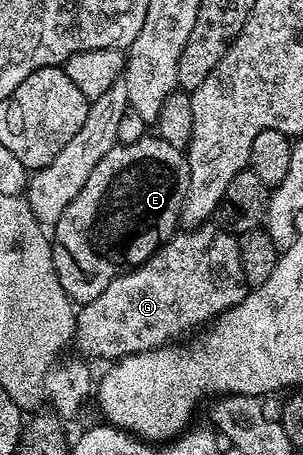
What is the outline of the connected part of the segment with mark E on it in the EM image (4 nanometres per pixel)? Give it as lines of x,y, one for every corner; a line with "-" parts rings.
146,135
135,143
118,143
111,147
95,164
79,195
67,205
51,229
53,266
69,300
78,306
91,303
91,299
103,295
107,283
121,273
138,269
165,242
171,240
181,224
181,212
190,183
188,156
159,136

